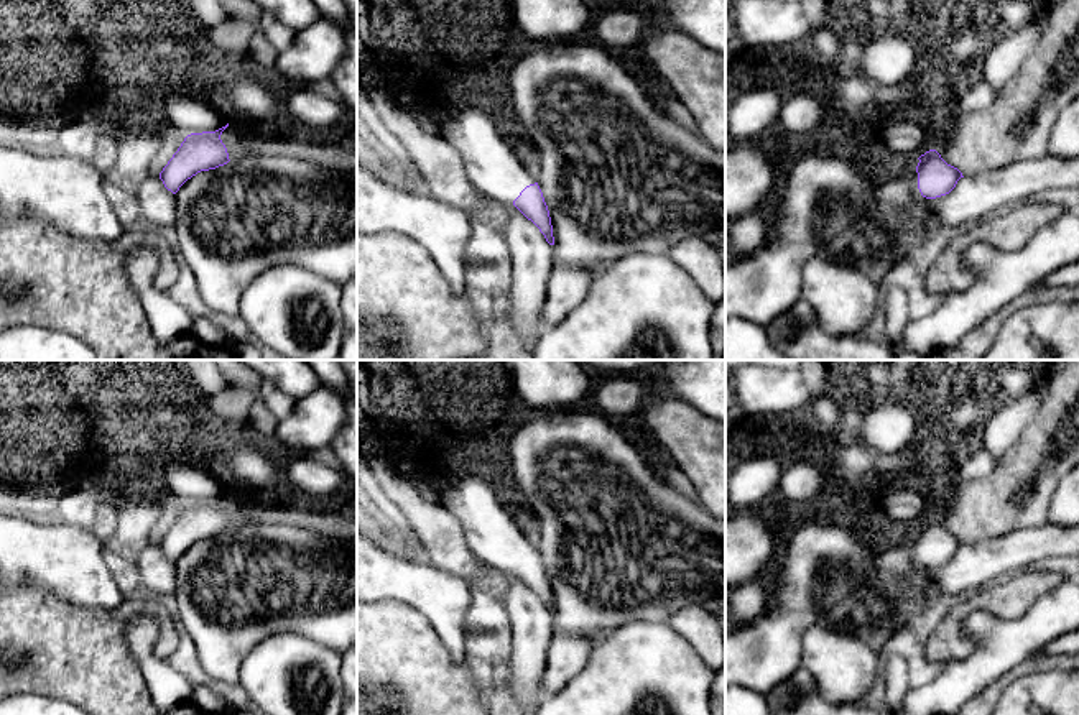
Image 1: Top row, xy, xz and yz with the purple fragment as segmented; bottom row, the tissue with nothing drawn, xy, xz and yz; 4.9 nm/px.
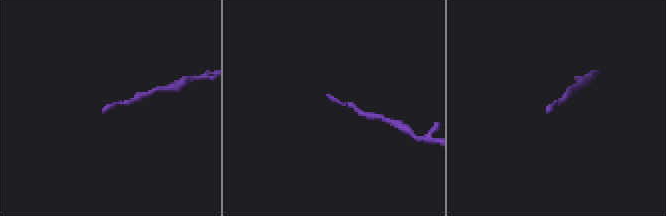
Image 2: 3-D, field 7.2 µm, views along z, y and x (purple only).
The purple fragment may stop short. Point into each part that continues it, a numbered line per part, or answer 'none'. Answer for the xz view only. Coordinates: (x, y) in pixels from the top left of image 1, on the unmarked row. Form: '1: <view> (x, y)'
1: xz (494, 535)

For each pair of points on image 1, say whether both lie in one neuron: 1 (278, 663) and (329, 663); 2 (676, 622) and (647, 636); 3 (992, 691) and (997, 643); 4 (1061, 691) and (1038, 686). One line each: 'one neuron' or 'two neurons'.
1: one neuron
2: two neurons
3: two neurons
4: one neuron

